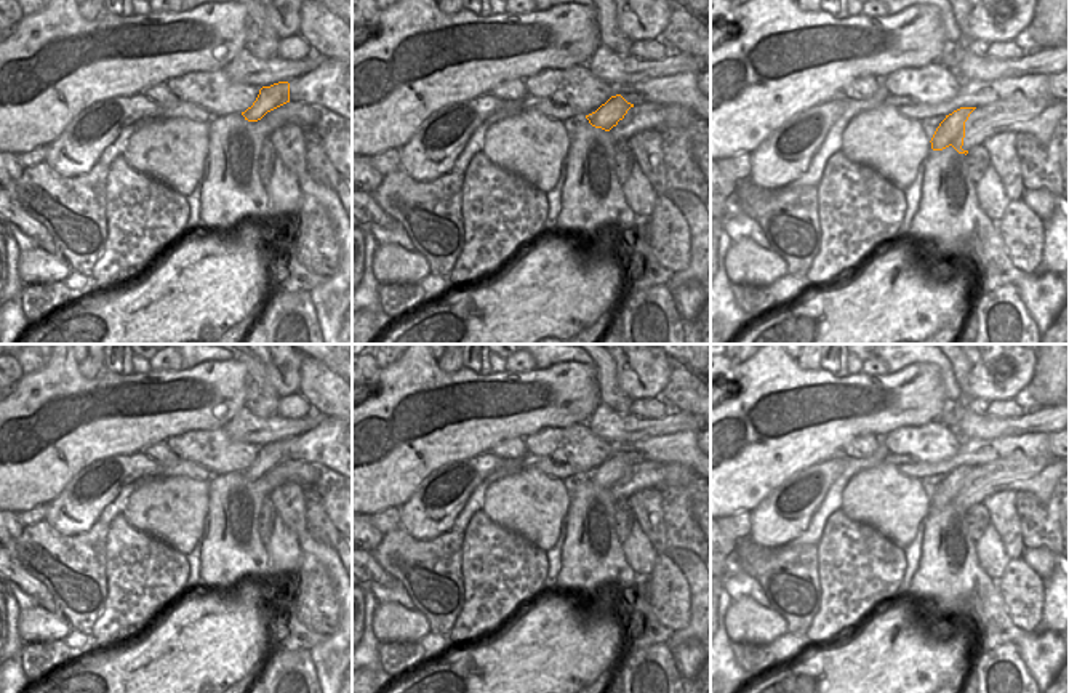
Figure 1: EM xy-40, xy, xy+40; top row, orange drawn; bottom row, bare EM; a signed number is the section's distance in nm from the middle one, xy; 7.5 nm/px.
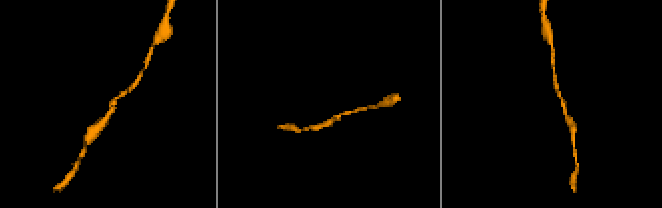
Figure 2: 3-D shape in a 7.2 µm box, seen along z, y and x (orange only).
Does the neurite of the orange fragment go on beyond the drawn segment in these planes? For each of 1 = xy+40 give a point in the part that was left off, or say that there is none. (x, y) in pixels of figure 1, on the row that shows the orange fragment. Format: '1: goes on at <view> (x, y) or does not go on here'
1: does not go on here

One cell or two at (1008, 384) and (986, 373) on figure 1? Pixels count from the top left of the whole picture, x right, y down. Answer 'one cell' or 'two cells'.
one cell

